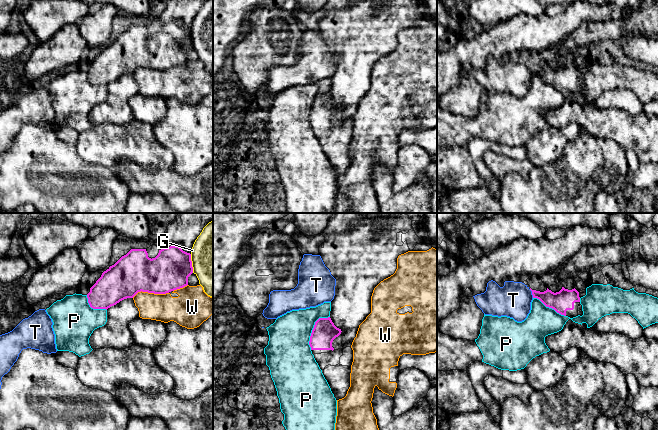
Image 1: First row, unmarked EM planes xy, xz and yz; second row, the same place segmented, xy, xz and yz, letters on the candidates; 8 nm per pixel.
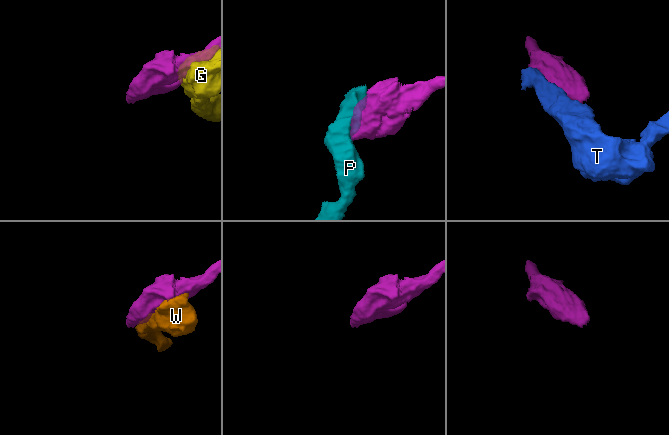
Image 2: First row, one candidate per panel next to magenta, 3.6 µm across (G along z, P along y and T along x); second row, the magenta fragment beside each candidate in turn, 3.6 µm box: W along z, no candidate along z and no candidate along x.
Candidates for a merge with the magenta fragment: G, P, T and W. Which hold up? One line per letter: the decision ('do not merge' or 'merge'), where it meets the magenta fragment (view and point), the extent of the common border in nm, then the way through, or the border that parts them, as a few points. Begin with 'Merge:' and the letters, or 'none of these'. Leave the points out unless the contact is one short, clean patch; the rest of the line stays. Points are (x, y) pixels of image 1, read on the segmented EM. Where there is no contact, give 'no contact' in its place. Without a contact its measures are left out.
Merge: none of these
G: do not merge | xy (191, 263) | 150 nm
P: do not merge | xz (313, 329) | 320 nm | along xz (329, 316), (319, 318), (315, 322), (309, 341), (310, 349)
T: do not merge | yz (532, 293) | 80 nm
W: do not merge | xy (150, 292) | 300 nm

